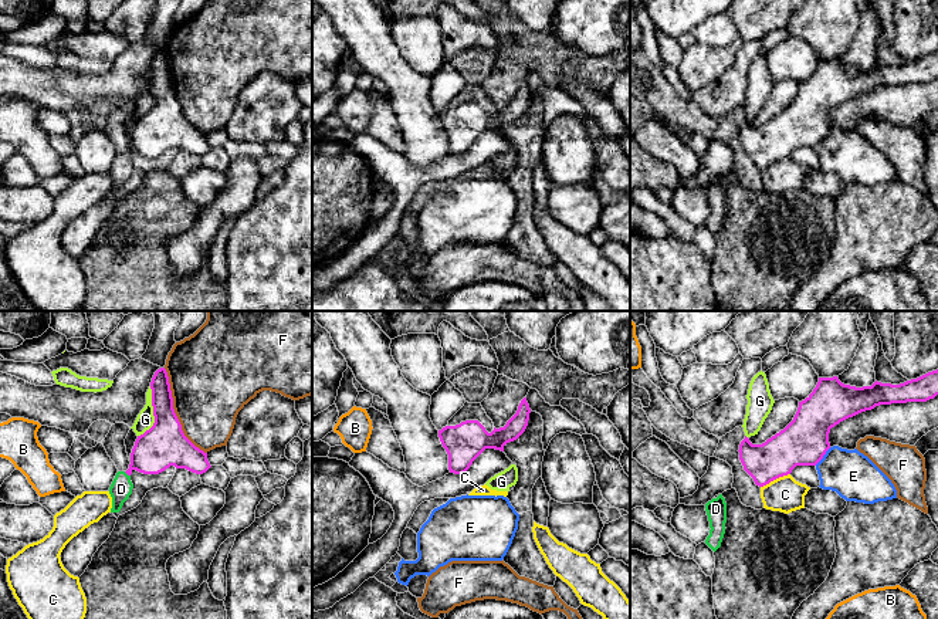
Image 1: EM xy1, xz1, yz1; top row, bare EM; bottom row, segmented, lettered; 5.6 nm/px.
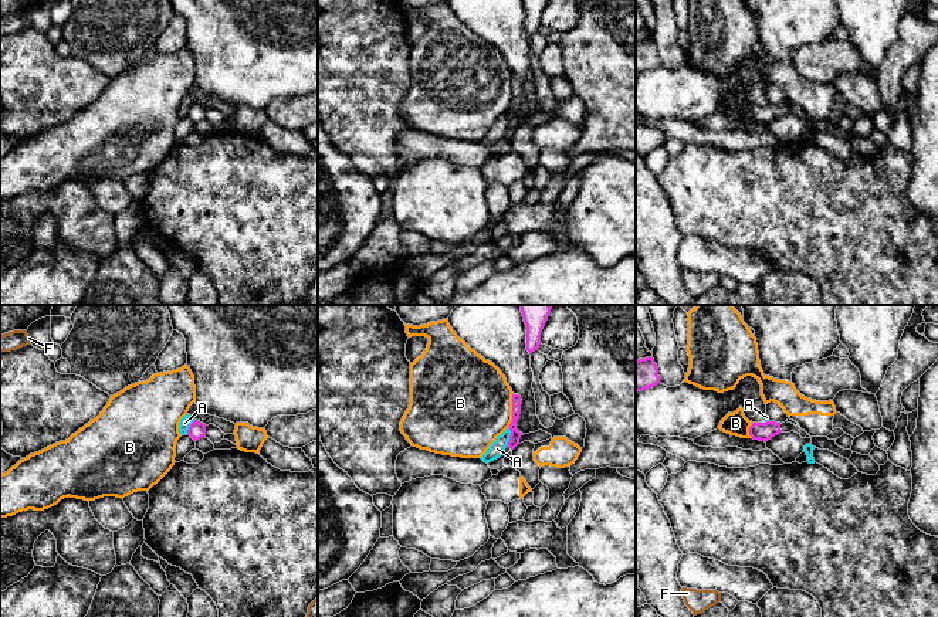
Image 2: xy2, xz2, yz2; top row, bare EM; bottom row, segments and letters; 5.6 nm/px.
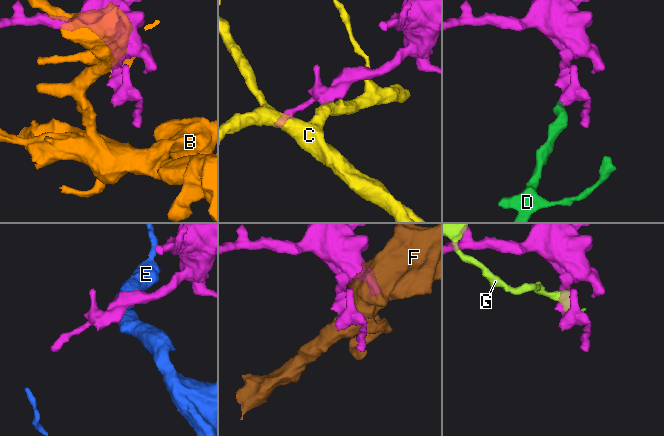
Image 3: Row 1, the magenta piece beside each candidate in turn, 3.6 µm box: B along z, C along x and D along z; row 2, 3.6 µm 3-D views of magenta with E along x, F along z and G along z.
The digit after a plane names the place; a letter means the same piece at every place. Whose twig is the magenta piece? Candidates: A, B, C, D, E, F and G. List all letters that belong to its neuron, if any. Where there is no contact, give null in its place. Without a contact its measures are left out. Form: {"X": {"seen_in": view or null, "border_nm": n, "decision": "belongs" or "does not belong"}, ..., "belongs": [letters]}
{"A": {"seen_in": "xz2", "border_nm": 100, "decision": "does not belong"}, "B": {"seen_in": "xz2", "border_nm": 200, "decision": "does not belong"}, "C": {"seen_in": "yz1", "border_nm": 190, "decision": "does not belong"}, "D": {"seen_in": "xy1", "border_nm": 50, "decision": "belongs"}, "E": {"seen_in": "yz1", "border_nm": 140, "decision": "does not belong"}, "F": {"seen_in": "xy1", "border_nm": 550, "decision": "does not belong"}, "G": {"seen_in": "xy1", "border_nm": 300, "decision": "does not belong"}, "belongs": ["D"]}

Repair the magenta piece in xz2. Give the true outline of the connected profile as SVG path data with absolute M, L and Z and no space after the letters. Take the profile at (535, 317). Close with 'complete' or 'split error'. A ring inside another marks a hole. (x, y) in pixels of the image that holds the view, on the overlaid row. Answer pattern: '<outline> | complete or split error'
M521 305L524 322L526 325L526 350L529 355L538 350L541 333L553 305Z | complete

